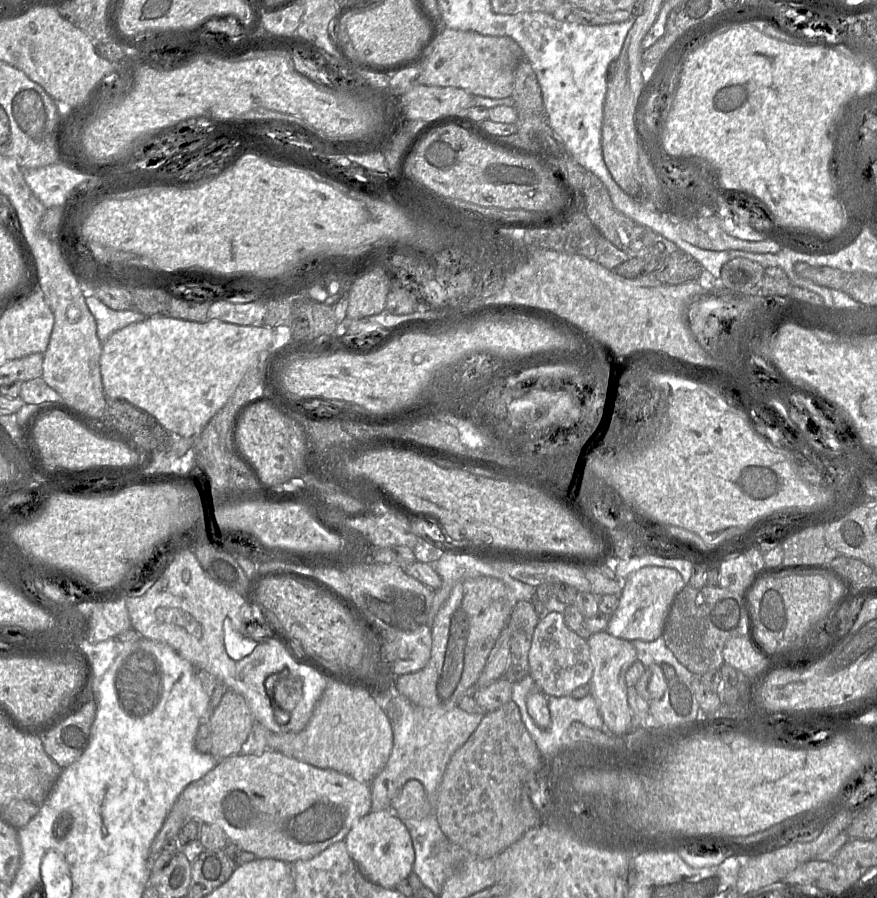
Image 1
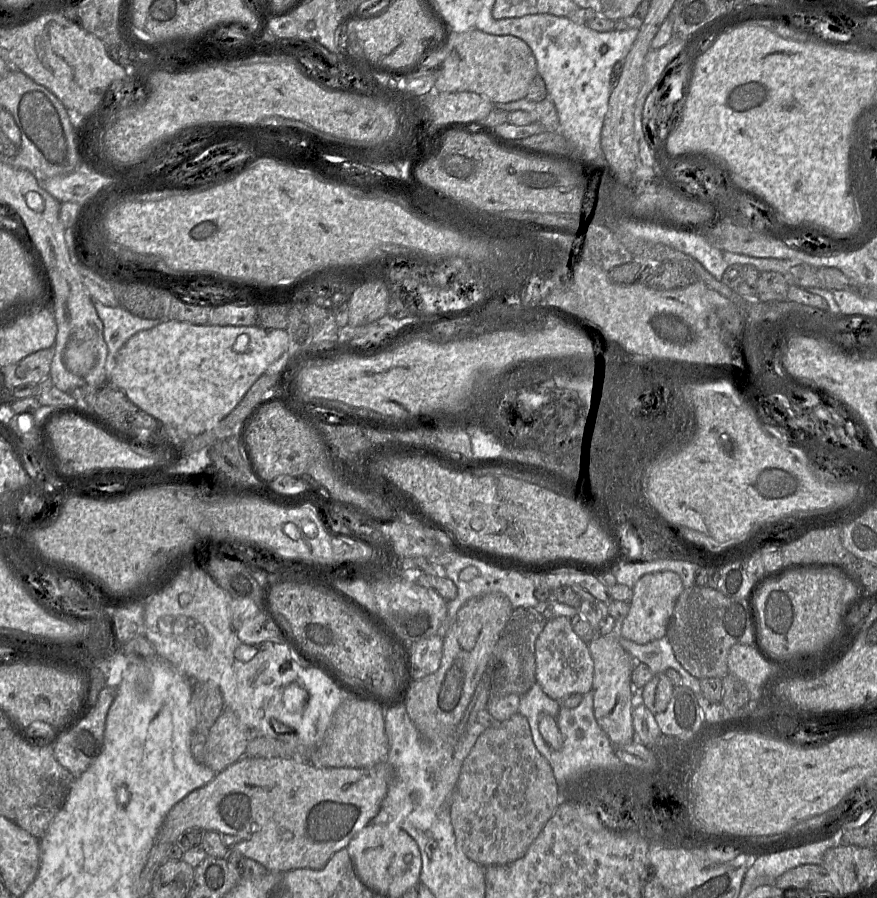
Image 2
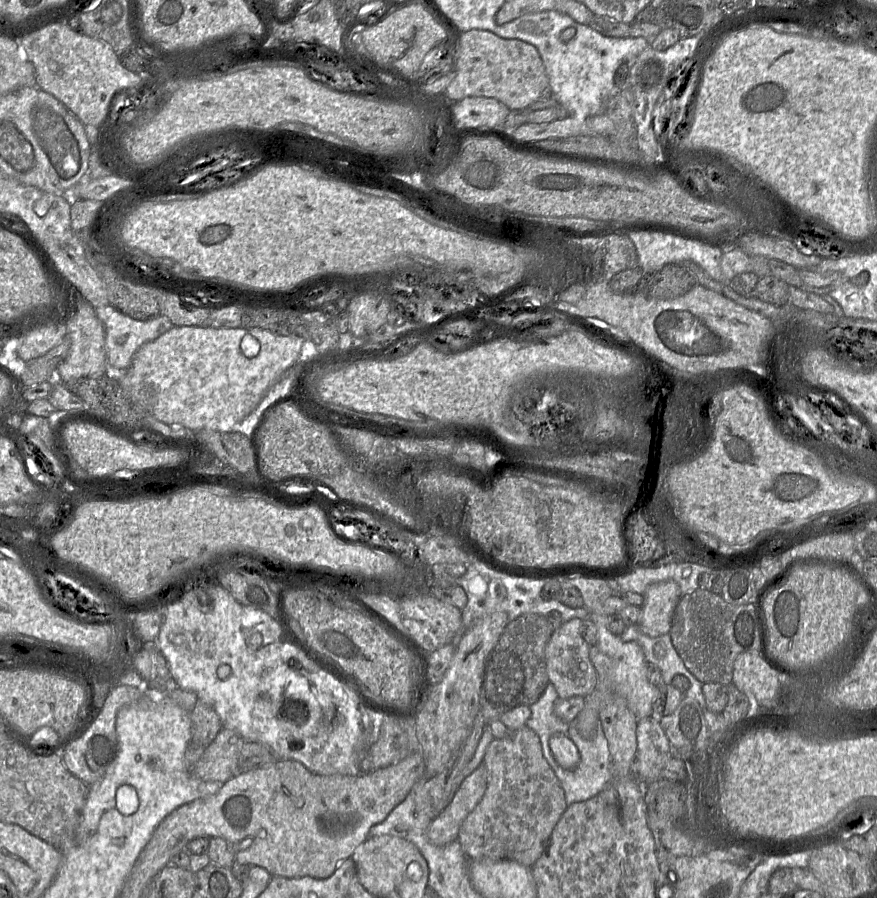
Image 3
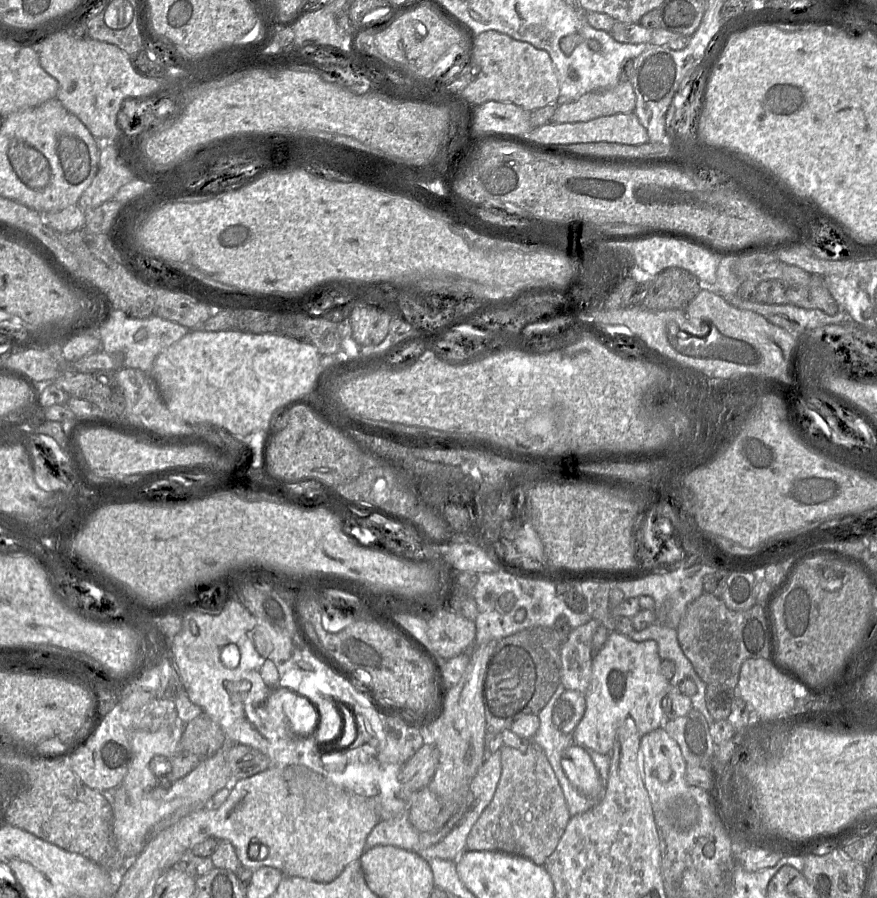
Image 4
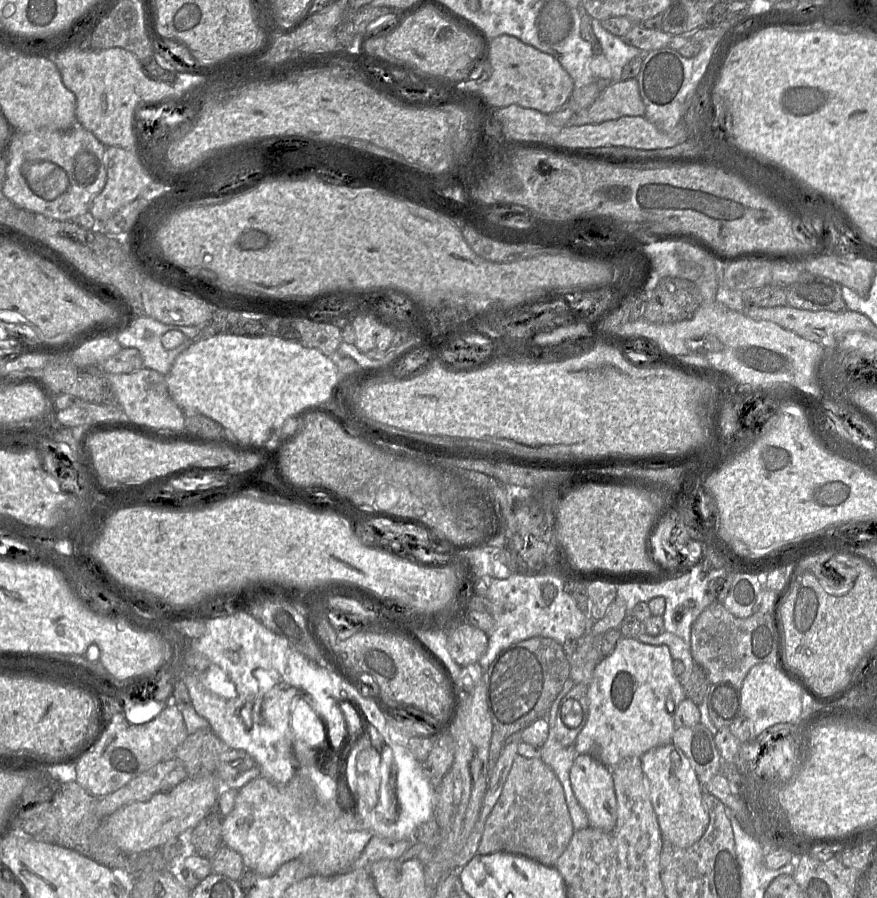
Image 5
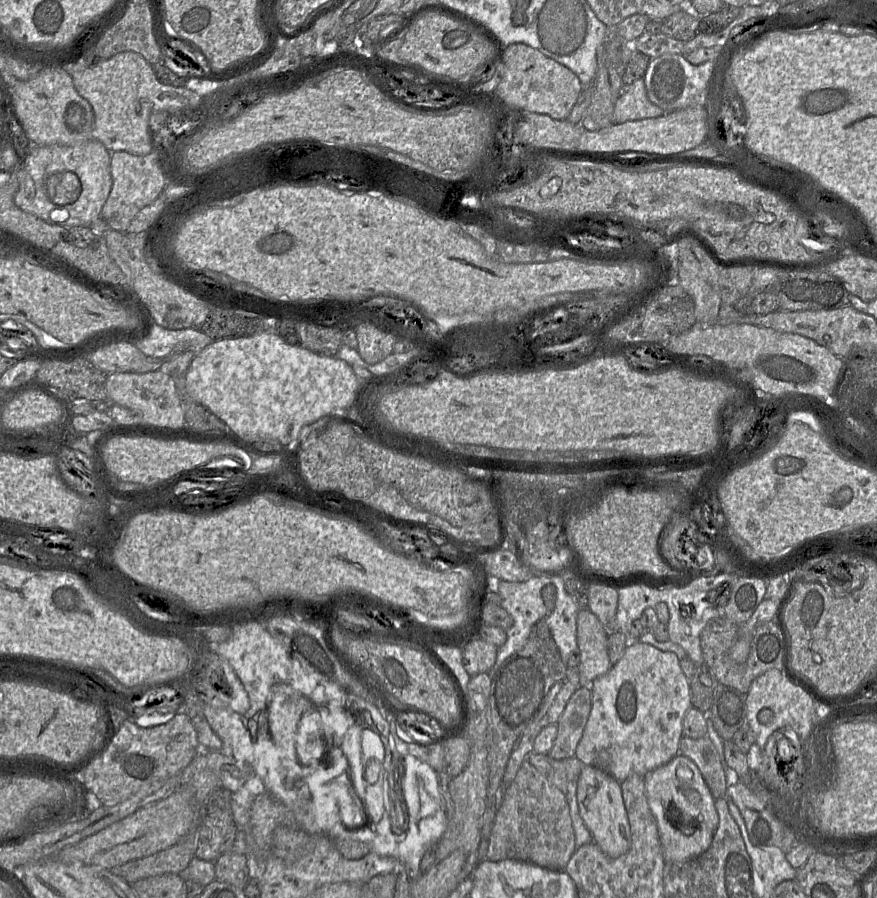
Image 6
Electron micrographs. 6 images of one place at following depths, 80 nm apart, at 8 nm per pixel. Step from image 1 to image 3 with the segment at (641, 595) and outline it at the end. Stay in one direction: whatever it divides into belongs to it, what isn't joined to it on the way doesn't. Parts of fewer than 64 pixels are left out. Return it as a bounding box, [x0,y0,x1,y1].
[638,580,682,637]

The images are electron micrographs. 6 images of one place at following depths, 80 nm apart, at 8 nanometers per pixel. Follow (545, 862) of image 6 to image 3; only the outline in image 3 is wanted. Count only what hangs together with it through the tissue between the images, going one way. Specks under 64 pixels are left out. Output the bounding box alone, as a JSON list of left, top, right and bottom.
[460,725,568,867]

